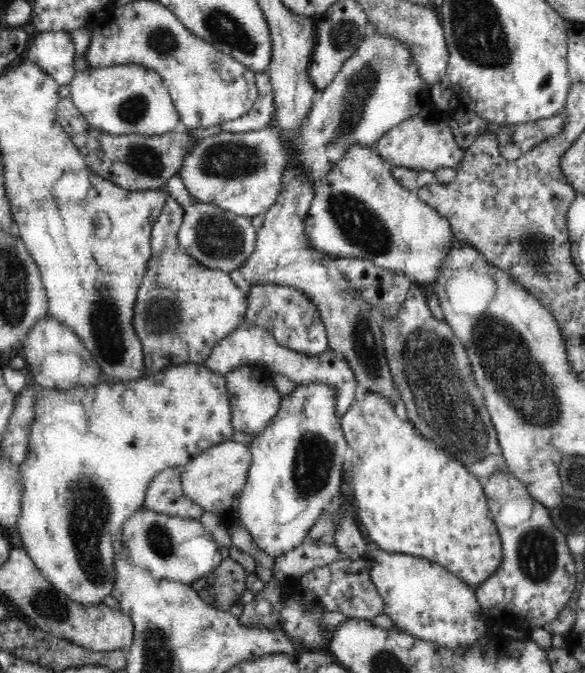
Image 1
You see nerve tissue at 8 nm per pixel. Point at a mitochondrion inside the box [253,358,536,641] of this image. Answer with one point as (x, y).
(314, 456)

